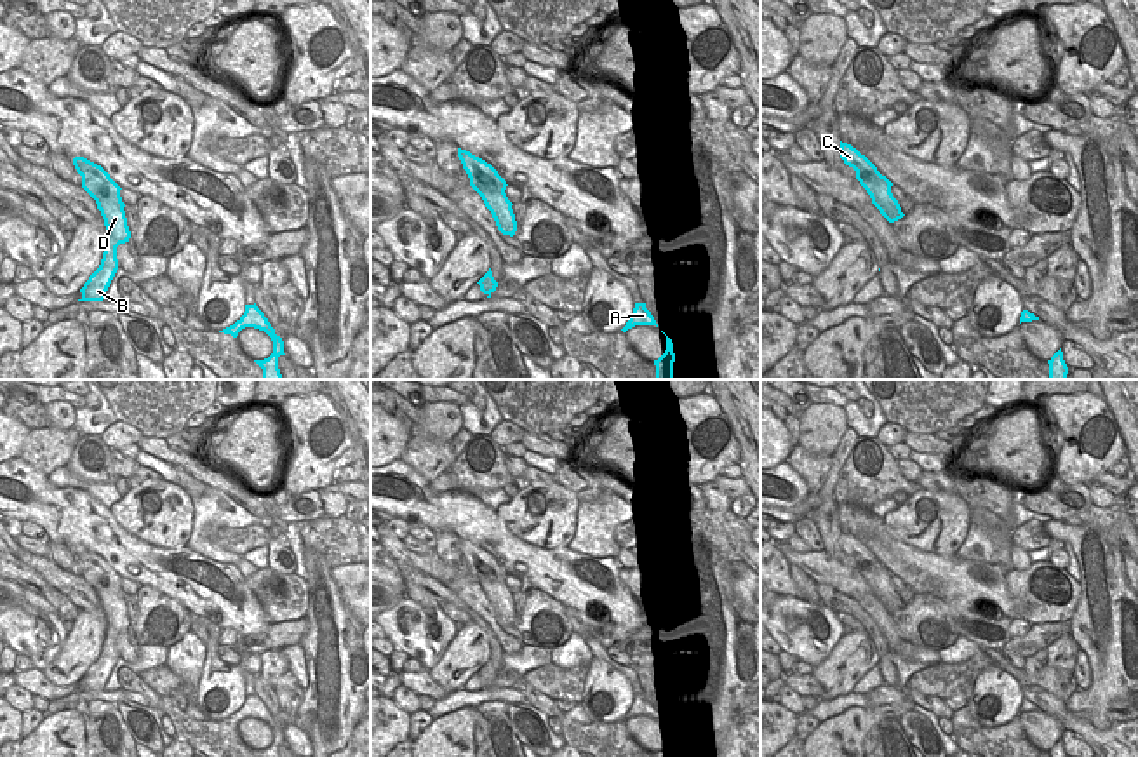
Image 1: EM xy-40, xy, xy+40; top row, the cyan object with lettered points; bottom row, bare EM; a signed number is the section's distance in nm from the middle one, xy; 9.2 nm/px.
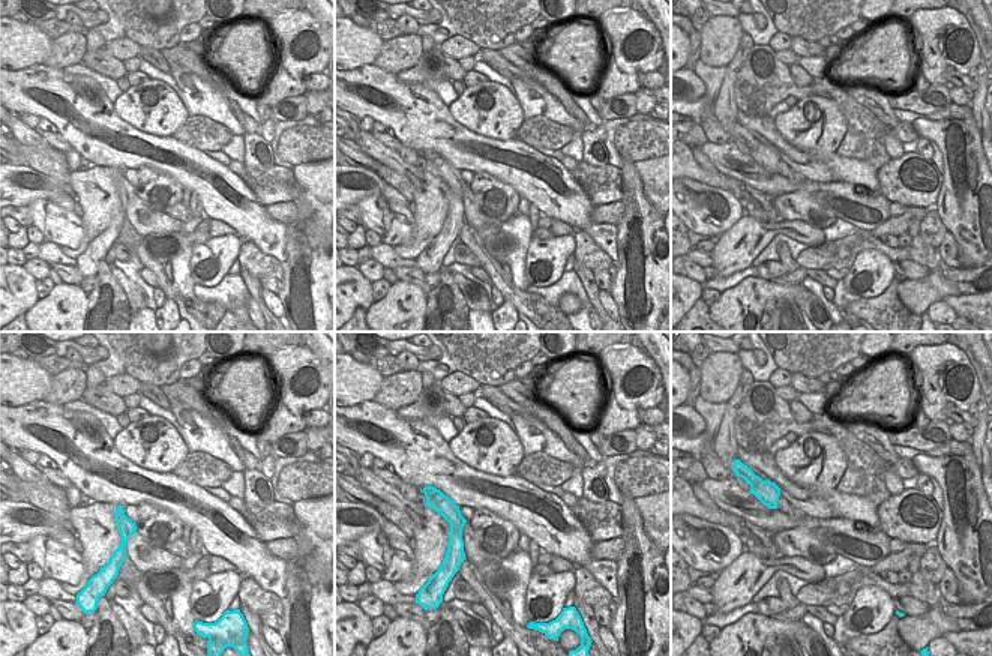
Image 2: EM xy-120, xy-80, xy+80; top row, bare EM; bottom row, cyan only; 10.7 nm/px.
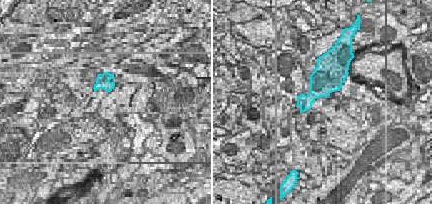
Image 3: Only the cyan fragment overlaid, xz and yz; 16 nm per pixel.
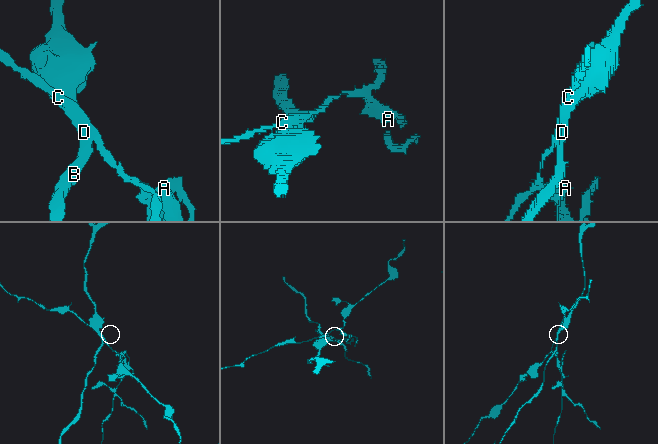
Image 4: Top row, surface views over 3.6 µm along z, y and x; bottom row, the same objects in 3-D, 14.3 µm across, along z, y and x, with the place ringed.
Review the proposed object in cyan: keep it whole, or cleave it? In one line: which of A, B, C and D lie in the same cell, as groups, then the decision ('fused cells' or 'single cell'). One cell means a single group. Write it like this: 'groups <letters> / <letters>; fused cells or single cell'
groups A C / B D; fused cells

